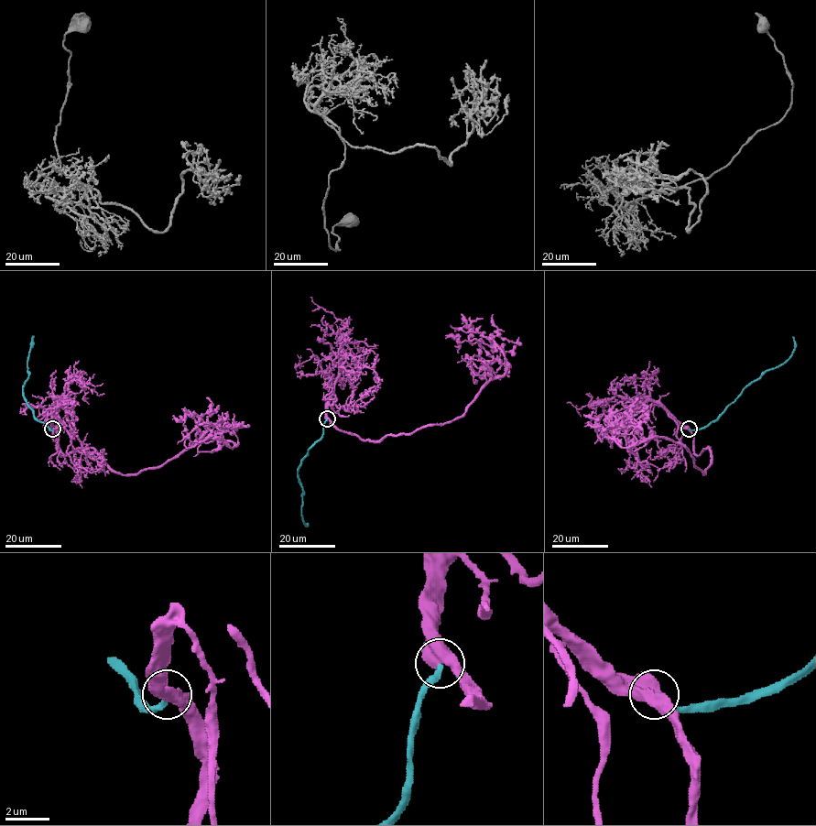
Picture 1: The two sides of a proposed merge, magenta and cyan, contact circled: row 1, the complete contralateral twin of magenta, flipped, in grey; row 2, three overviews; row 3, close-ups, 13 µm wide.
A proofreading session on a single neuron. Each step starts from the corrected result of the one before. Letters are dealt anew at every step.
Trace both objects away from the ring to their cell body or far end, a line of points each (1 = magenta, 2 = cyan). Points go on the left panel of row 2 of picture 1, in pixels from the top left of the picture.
1: (53, 429), (61, 455), (92, 448), (123, 474), (206, 438), (234, 445), (216, 433), (187, 448), (185, 408)
2: (53, 429), (50, 429), (35, 417), (23, 396), (34, 336)

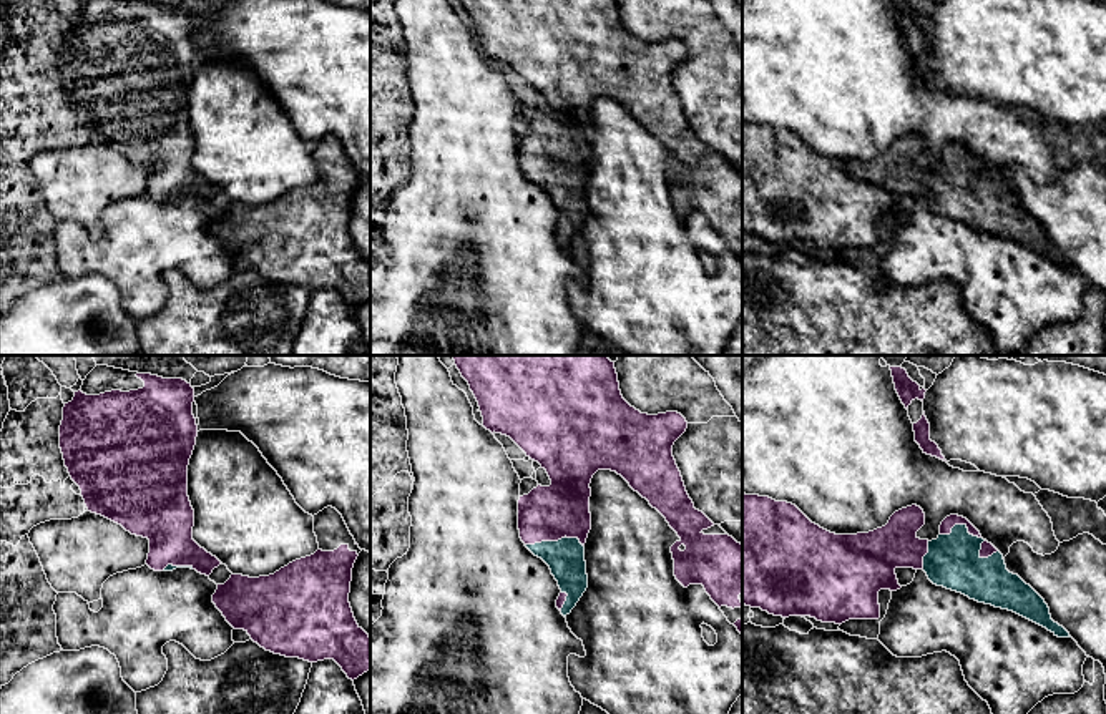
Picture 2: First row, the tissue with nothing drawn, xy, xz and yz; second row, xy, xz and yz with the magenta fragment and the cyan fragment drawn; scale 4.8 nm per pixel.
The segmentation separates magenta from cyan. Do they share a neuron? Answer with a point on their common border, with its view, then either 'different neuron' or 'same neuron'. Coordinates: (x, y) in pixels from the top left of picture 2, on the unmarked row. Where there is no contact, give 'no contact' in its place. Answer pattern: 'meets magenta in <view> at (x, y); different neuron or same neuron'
meets magenta in xz at (555, 168); same neuron

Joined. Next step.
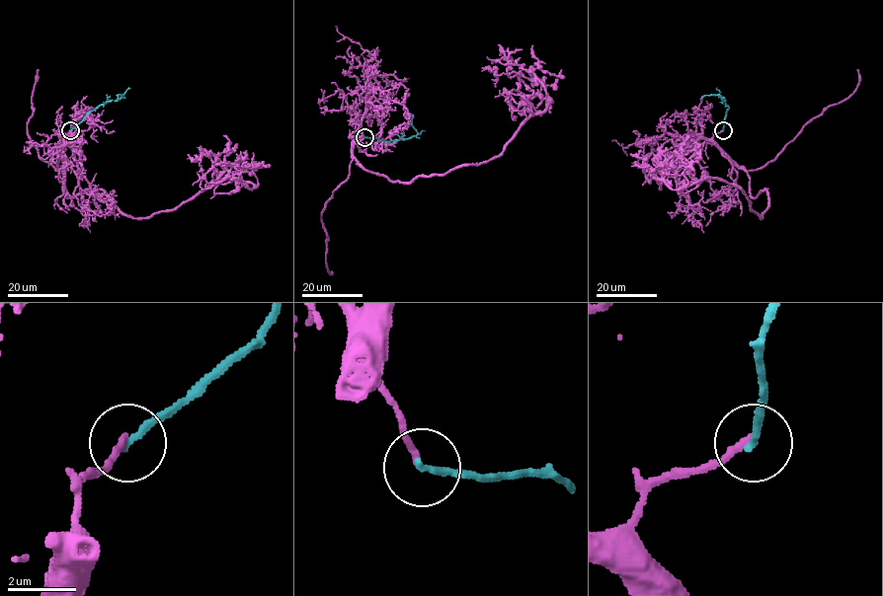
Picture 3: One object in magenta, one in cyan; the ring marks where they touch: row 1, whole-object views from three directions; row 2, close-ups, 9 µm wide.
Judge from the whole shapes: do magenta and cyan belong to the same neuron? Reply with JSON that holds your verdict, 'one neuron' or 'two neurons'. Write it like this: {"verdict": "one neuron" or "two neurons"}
{"verdict": "two neurons"}

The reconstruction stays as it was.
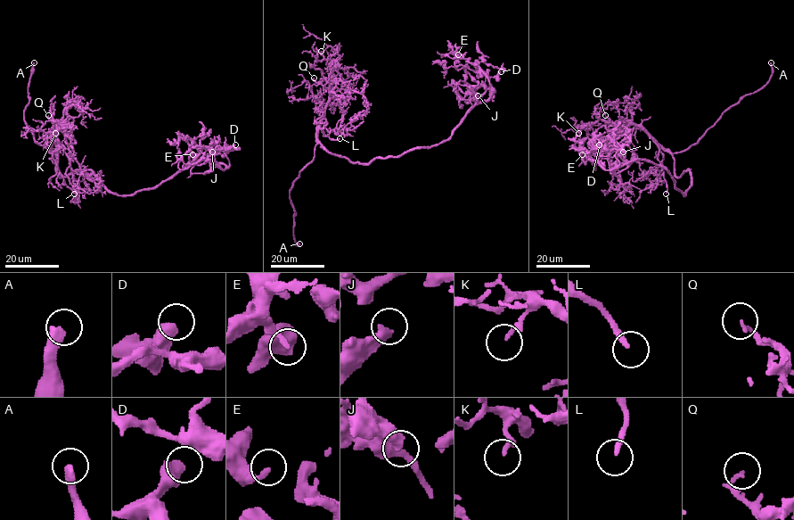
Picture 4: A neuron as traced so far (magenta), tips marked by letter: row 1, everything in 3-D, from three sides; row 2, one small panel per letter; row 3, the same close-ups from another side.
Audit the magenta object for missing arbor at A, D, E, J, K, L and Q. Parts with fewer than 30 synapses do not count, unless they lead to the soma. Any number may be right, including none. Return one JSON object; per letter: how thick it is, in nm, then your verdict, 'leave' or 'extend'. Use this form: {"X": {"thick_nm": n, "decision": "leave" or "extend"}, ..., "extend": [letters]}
{"A": {"thick_nm": 400, "decision": "extend"}, "D": {"thick_nm": 500, "decision": "leave"}, "E": {"thick_nm": 220, "decision": "leave"}, "J": {"thick_nm": 400, "decision": "leave"}, "K": {"thick_nm": 160, "decision": "leave"}, "L": {"thick_nm": 220, "decision": "extend"}, "Q": {"thick_nm": 150, "decision": "leave"}, "extend": ["A", "L"]}

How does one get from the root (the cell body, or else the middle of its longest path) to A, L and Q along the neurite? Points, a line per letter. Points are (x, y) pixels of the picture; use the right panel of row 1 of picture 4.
A: (685, 195), (691, 173), (677, 177), (669, 152), (685, 152), (724, 112), (759, 90), (772, 74), (771, 62)
L: (685, 195), (691, 185), (690, 170), (677, 177), (674, 157), (656, 143), (663, 155), (666, 193)
Q: (685, 195), (690, 170), (677, 177), (674, 157), (637, 126), (624, 126), (610, 134), (605, 115)

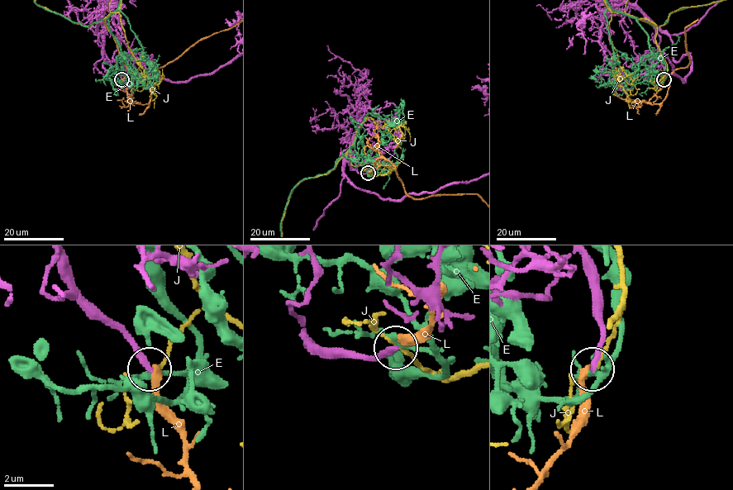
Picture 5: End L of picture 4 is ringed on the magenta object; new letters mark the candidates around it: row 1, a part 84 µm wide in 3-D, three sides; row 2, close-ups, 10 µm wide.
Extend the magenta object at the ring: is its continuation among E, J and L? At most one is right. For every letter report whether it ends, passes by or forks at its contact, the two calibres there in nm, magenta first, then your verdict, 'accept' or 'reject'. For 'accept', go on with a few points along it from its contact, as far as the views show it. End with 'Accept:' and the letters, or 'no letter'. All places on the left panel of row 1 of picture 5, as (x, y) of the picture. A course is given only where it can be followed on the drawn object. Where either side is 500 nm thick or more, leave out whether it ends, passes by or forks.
E: it passes by; 240 nm thick on the magenta side, 200 nm on the other; reject
J: it passes by; 240 nm thick on the magenta side, 100 nm on the other; reject
L: it ends there; 240 nm thick on the magenta side, 280 nm on the other; reject
Accept: no letter

